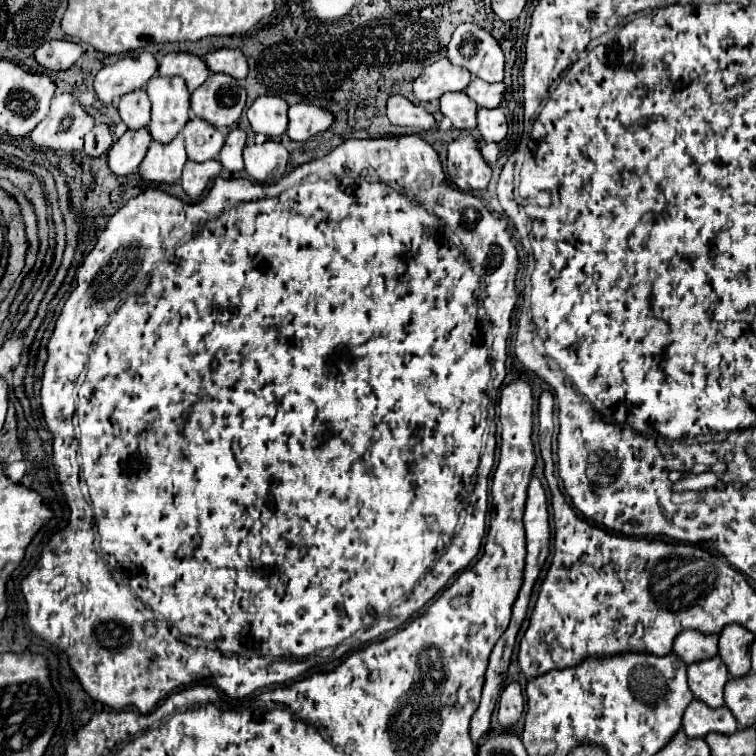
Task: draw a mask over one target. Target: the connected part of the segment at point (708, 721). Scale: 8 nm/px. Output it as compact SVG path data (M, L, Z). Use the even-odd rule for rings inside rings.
M700 700L690 702L682 720L682 730L690 738L704 738L708 732L732 734L736 728L738 728L738 722L728 710L728 706L710 708Z

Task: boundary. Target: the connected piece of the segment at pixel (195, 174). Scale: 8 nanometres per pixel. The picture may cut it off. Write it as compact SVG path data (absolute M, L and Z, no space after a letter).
M188 160L186 166L184 166L184 172L182 172L182 188L184 192L190 196L190 198L198 198L208 180L210 178L216 178L220 174L222 166L218 160L208 160L208 162L192 162Z

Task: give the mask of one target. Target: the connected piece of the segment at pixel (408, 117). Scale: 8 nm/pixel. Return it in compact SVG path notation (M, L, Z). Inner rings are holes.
M404 96L388 98L388 118L392 124L402 128L420 128L430 130L434 124L434 116L418 104L412 104Z

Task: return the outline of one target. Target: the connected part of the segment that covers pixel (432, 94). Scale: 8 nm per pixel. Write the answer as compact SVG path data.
M440 58L438 62L424 68L424 72L414 80L414 96L420 102L438 100L446 92L464 90L472 80L472 74L460 66L452 66L448 58Z

